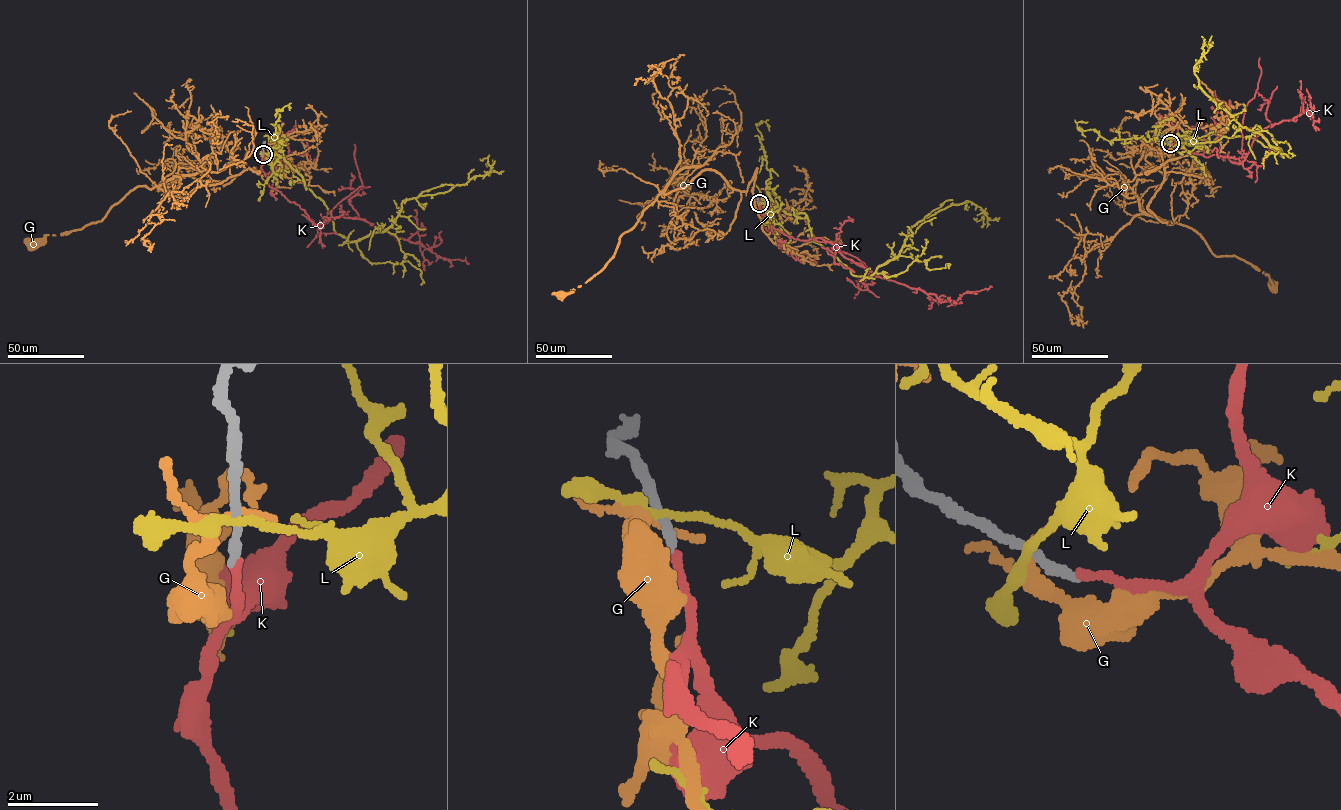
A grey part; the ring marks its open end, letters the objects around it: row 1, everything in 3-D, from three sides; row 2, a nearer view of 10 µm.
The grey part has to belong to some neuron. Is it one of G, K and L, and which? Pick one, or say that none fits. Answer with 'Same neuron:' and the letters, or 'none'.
Same neuron: K

